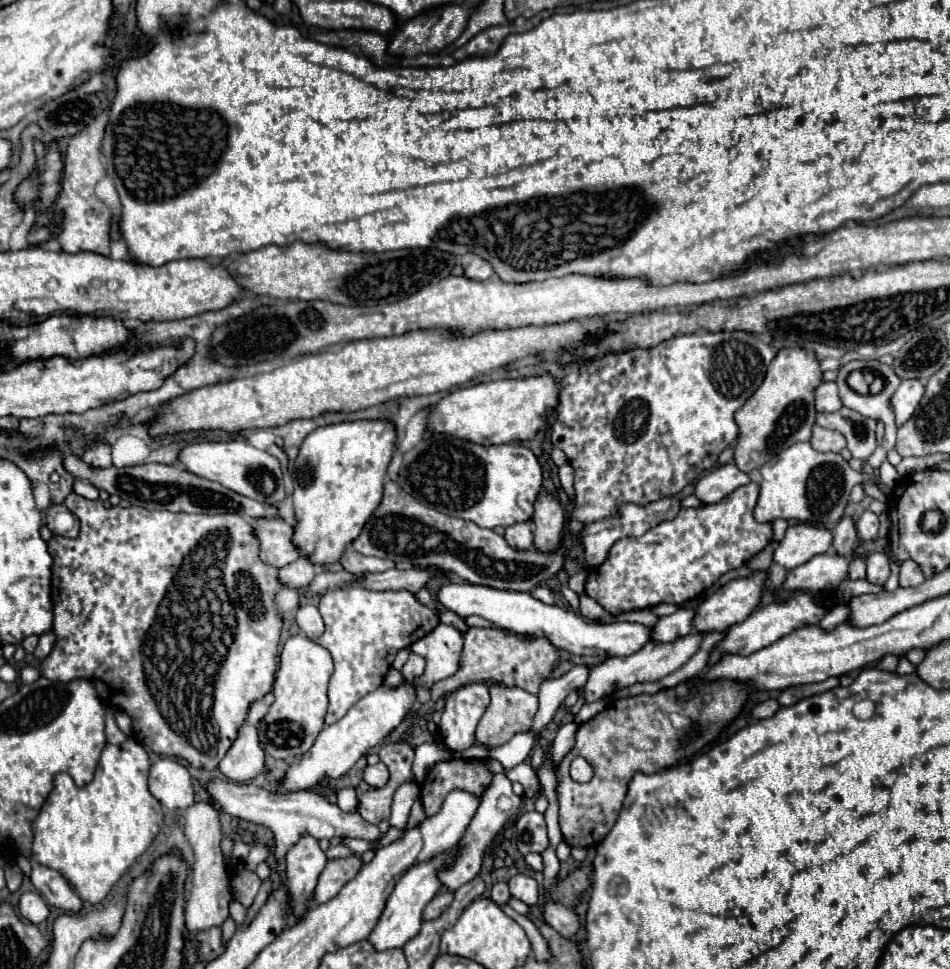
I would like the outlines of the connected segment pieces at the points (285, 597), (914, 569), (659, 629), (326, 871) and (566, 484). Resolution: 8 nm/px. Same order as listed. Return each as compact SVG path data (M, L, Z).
M285 588L280 591L275 598L279 614L296 614L300 606L300 599L297 590Z
M905 560L901 564L901 570L899 570L899 586L903 586L903 588L919 586L921 582L925 582L925 576L923 576L921 568L913 560Z
M679 608L675 614L659 618L657 626L653 628L653 640L673 642L677 638L687 636L693 630L693 618L695 608Z
M329 860L319 876L319 904L331 900L361 868L361 860Z
M569 463L564 464L559 468L558 475L561 487L566 492L567 496L570 499L574 500L575 499L575 493L573 488L574 470L572 466Z

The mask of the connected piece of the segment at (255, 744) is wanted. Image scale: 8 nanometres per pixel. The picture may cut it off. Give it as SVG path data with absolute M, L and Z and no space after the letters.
M243 722L239 726L235 742L227 750L227 756L219 762L219 770L235 782L251 780L263 770L263 748L253 724Z

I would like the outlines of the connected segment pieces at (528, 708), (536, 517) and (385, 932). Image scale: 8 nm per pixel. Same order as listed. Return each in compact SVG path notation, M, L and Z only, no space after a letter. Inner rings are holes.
M489 684L489 696L491 702L479 720L477 726L477 742L481 746L501 746L507 740L511 740L519 732L527 732L533 726L533 718L537 712L537 696L523 690L523 688L507 688L501 684Z
M541 488L531 520L535 524L535 548L541 552L555 548L565 526L565 508L549 490Z
M457 848L445 850L417 866L413 866L411 870L407 870L403 874L403 878L397 882L395 890L391 892L387 906L379 918L379 924L373 928L373 932L369 934L369 942L375 946L375 950L391 950L391 948L401 948L407 940L411 940L413 936L417 936L419 928L421 928L421 912L427 906L427 902L441 890L441 880L439 880L439 872L445 868L451 868L457 856Z

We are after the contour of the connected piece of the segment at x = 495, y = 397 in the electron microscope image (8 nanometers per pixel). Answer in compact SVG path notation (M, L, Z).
M551 374L481 382L469 388L459 388L445 396L437 406L431 408L429 432L447 432L461 440L471 440L475 444L509 444L531 440L541 428L547 426L549 414L557 408L561 384Z

